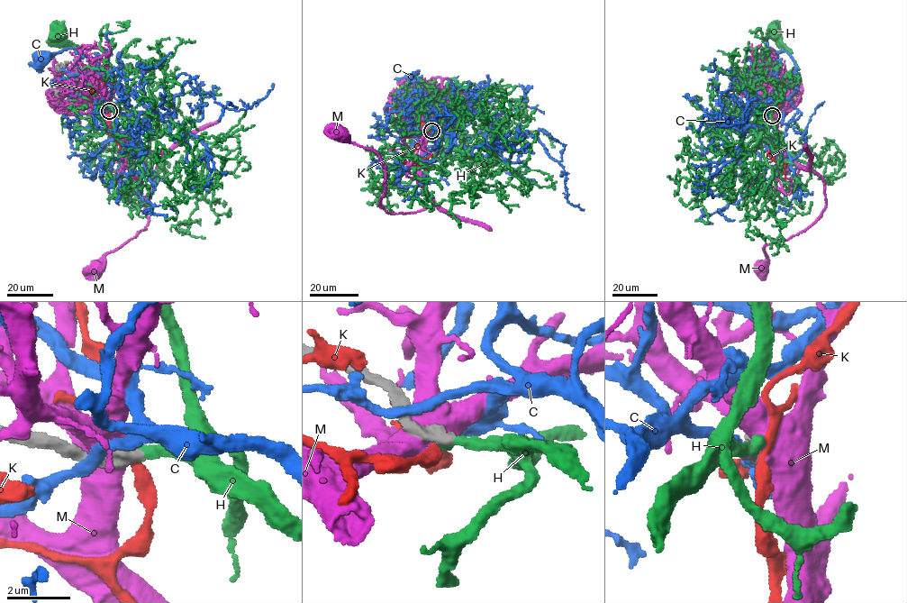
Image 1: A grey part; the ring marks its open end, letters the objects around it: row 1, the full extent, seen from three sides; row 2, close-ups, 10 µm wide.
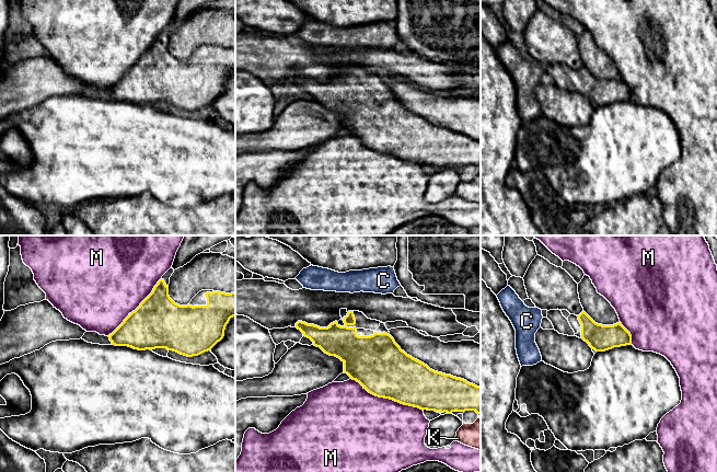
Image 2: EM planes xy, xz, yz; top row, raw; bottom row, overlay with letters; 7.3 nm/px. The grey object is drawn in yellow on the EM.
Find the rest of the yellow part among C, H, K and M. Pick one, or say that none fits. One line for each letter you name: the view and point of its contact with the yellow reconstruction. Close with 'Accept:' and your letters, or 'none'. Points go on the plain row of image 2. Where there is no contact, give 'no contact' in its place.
H: no contact
Accept: H

